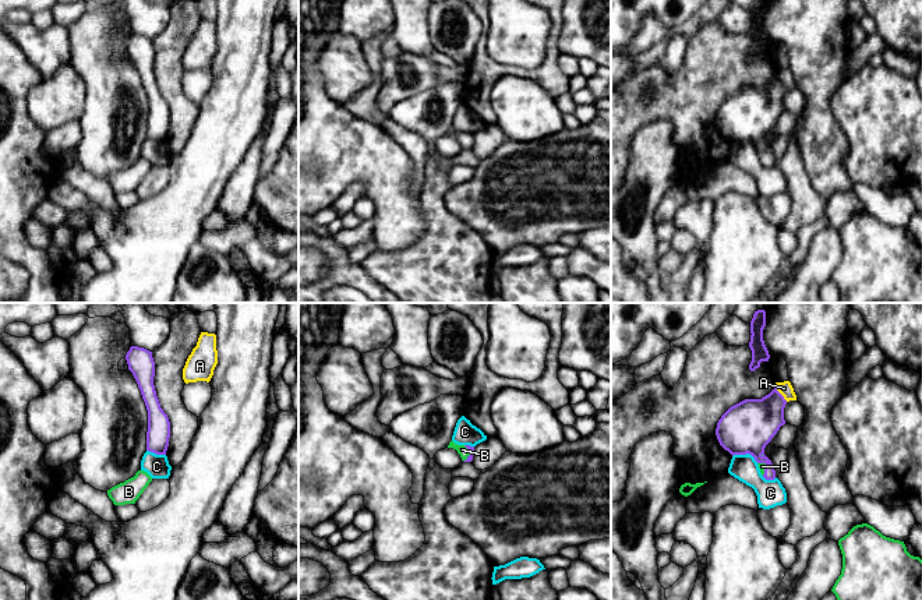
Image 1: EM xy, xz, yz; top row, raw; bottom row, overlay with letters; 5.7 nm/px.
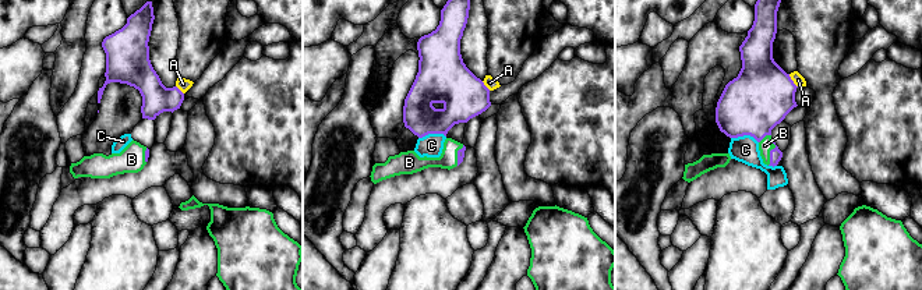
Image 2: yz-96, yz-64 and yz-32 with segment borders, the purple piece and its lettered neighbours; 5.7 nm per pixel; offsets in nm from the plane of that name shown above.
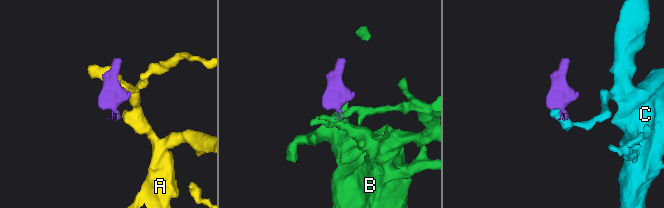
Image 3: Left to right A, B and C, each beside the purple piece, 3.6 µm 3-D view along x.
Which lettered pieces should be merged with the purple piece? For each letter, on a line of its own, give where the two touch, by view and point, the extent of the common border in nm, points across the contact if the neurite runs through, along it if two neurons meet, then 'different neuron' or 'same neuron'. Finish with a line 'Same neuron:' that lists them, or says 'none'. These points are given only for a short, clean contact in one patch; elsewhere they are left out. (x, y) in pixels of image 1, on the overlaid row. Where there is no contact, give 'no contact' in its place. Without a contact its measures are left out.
A: meets purple in yz at (780, 394); contact 110 nm long; border along yz (776, 387), (787, 401); different neuron
B: meets purple in yz at (766, 466); contact 90 nm long; runs through yz (748, 427), (756, 451), (766, 466), (762, 466); same neuron
C: meets purple in yz at (745, 454); contact 160 nm long; border along yz (732, 455), (749, 454), (758, 462); different neuron
Same neuron: B

